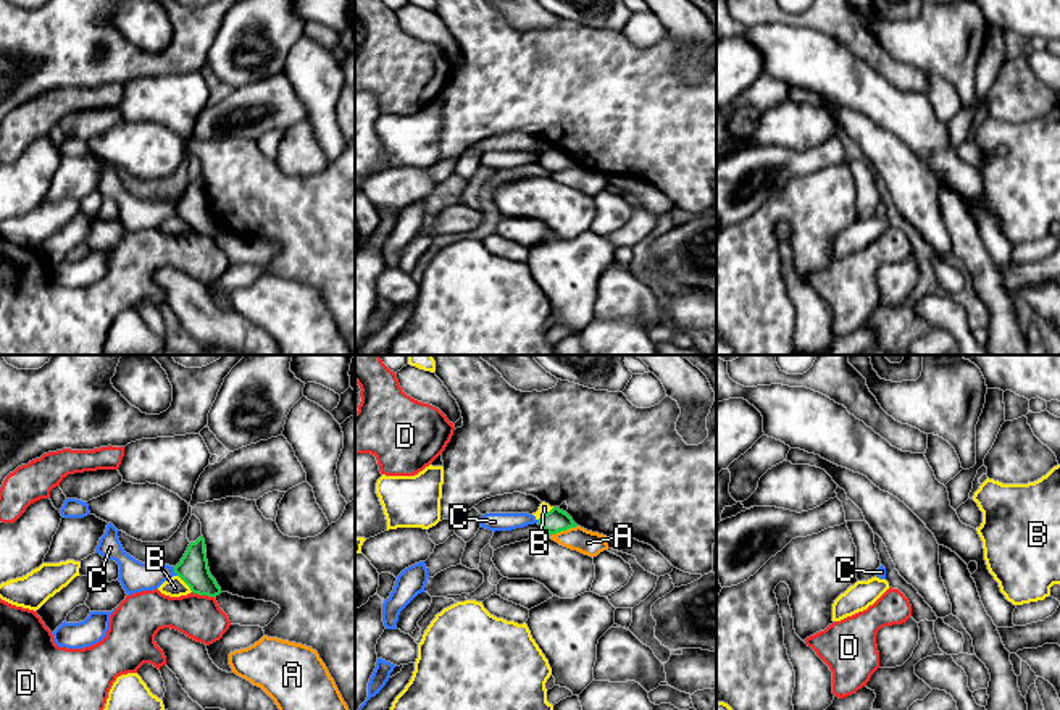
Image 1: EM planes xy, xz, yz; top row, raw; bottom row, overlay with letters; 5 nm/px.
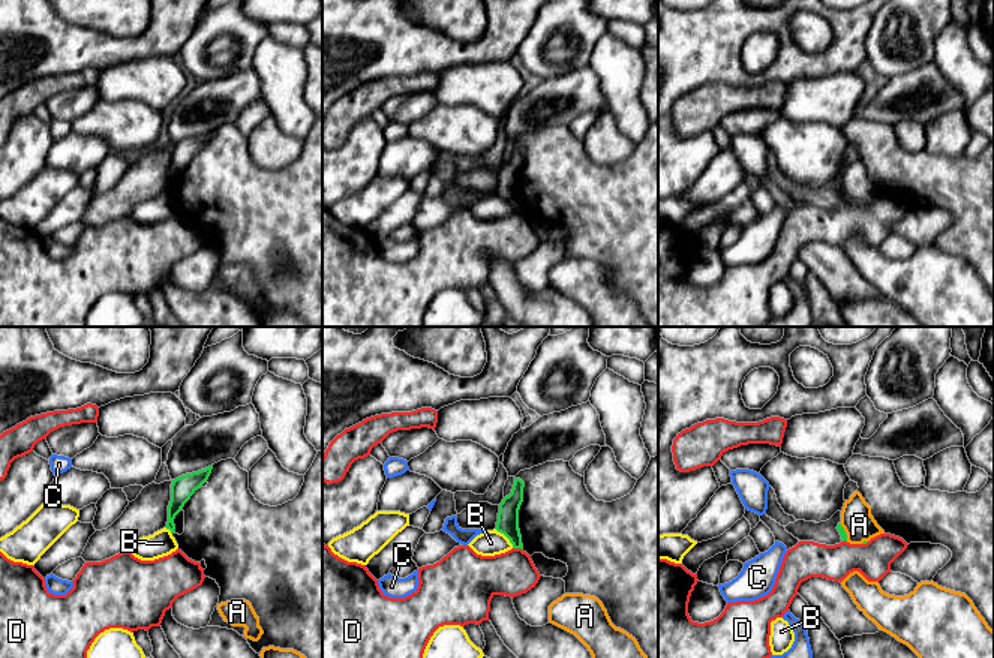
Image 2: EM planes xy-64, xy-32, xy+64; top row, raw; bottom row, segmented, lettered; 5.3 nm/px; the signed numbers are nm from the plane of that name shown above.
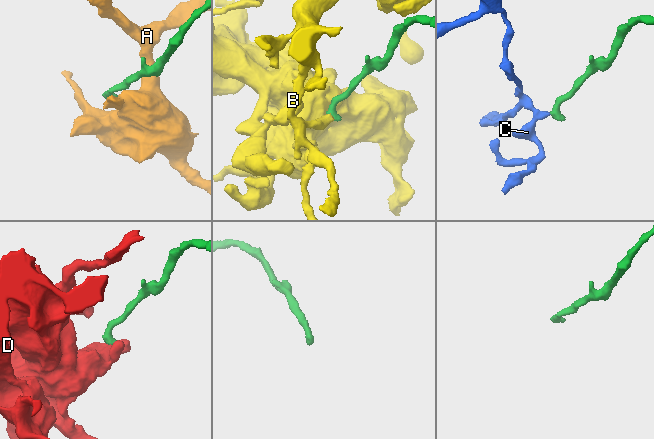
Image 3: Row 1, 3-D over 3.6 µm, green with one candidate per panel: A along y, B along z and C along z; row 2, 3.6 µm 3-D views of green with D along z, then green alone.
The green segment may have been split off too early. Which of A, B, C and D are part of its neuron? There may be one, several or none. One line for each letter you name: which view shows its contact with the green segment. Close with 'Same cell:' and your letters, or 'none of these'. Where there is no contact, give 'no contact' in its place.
Same cell: none of these

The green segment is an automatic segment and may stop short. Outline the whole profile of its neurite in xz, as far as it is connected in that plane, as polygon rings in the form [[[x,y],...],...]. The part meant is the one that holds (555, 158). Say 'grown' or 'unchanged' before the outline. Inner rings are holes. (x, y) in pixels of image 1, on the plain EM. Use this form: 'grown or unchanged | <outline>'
unchanged | [[[553,145],[550,150],[544,152],[537,158],[537,163],[544,166],[550,174],[578,165],[573,157],[558,145]]]

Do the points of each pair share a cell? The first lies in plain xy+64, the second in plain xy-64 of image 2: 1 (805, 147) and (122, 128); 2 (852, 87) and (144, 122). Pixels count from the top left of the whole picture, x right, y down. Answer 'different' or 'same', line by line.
1: same
2: different

